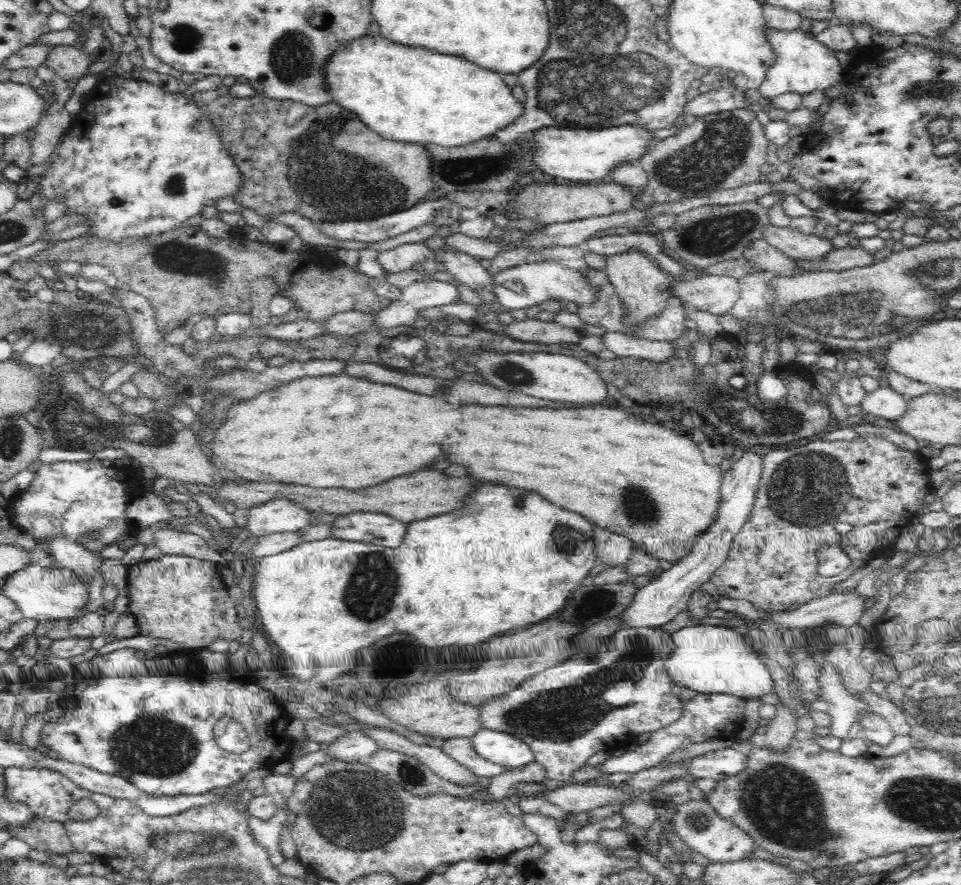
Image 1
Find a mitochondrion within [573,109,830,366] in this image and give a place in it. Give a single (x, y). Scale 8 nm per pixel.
(706, 163)

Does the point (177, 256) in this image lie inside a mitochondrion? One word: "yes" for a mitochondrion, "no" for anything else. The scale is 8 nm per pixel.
yes

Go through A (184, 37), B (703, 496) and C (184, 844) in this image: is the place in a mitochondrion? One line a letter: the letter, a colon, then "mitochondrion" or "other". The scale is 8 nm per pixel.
A: mitochondrion
B: other
C: mitochondrion

